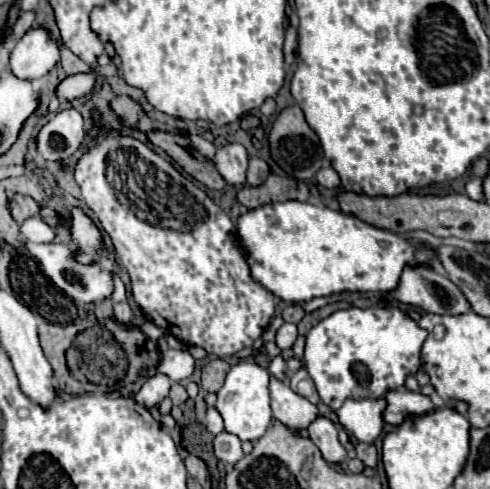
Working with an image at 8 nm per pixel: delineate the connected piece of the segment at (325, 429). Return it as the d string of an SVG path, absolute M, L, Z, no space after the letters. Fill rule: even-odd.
M318 415L310 425L308 425L308 433L310 439L318 445L318 449L322 451L326 461L332 463L340 463L346 457L344 447L338 441L338 429L334 427L334 423L330 419L326 419L324 415Z

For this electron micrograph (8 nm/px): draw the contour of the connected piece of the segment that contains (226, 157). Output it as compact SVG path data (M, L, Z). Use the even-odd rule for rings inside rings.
M228 143L216 151L214 165L230 185L242 185L246 181L248 169L248 153L238 143Z

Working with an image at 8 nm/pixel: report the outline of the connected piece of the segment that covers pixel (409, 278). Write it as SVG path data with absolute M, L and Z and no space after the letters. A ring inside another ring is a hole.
M426 267L404 271L402 283L398 285L398 291L392 291L392 297L428 313L464 315L470 311L464 293L438 267L434 267L434 271L426 271Z

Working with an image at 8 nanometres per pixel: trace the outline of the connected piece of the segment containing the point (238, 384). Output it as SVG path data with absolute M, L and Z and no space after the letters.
M240 361L240 363L232 365L222 389L218 391L216 409L220 411L220 415L224 419L226 431L240 437L240 441L260 439L266 433L268 425L272 423L272 411L270 411L270 401L268 401L268 383L270 383L270 373L264 367L260 367L254 361Z

